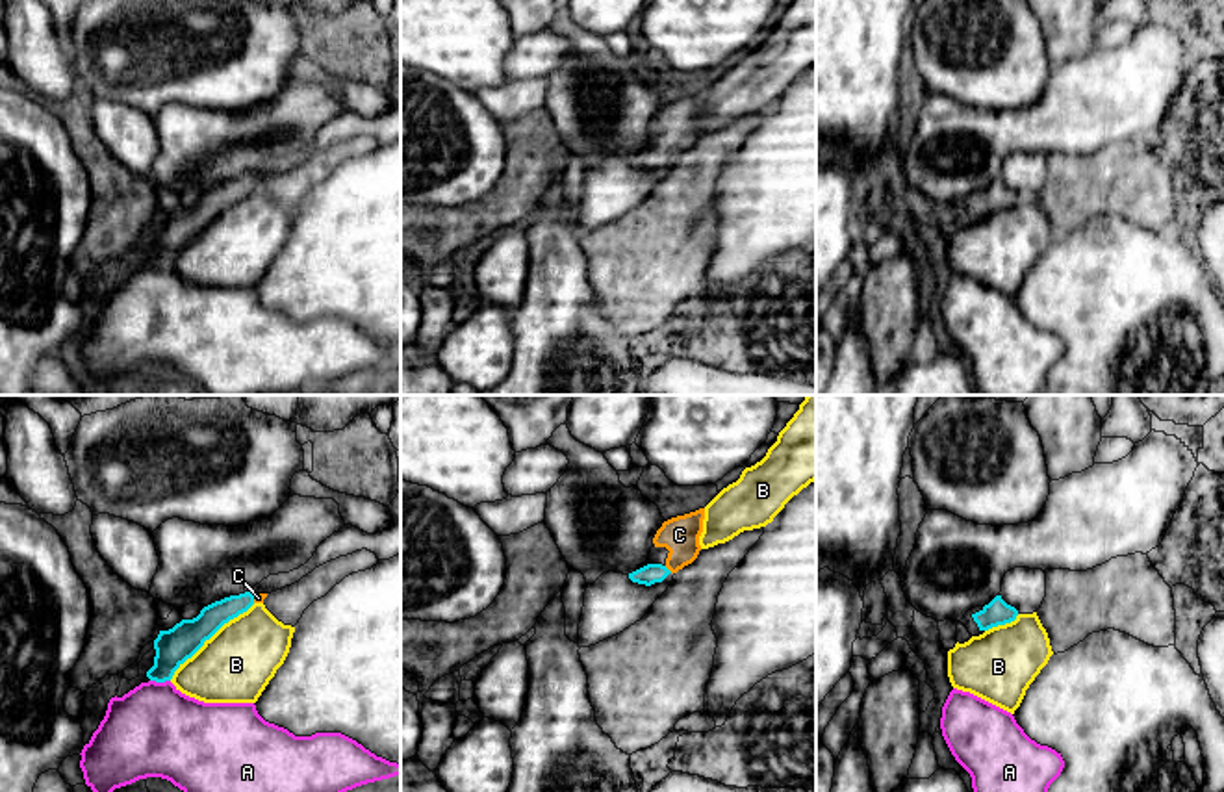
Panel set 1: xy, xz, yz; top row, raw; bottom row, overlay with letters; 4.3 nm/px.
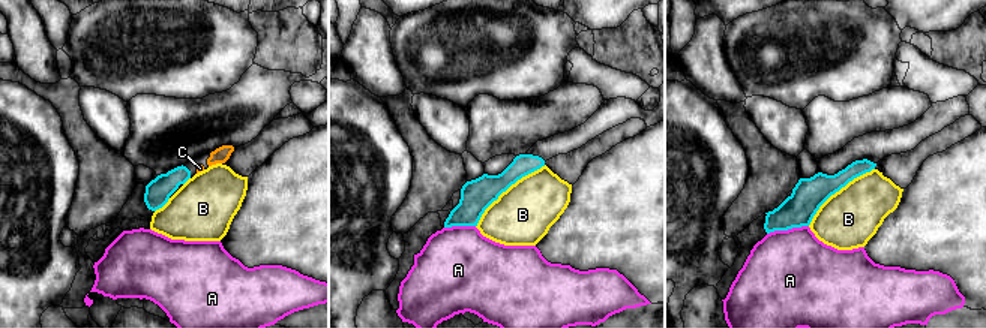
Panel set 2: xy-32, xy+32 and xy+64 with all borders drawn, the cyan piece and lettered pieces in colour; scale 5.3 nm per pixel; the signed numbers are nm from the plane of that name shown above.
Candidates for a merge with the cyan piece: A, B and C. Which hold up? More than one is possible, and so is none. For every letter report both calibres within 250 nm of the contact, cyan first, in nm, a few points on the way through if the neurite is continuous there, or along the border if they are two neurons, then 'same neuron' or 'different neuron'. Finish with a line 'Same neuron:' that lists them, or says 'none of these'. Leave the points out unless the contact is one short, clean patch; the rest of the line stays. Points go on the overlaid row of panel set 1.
A: 160 nm thick on the cyan side, 400 nm on the other; different neuron
B: 160 nm thick on the cyan side, 320 nm on the other; different neuron
C: 90 nm thick on the cyan side, 160 nm on the other; runs through xz (650, 574), (666, 568), (679, 555), (679, 535); same neuron
Same neuron: C

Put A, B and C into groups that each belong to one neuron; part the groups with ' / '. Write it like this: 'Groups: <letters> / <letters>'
Groups: A / B / C

